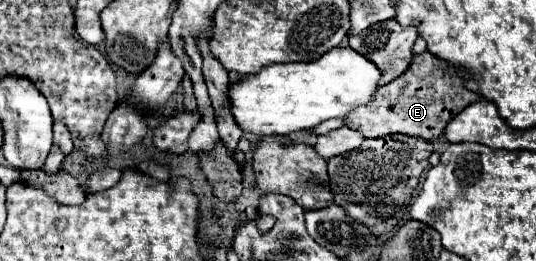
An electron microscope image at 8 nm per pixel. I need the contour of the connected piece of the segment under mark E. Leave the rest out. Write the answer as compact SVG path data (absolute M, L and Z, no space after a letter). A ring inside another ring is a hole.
M423 52L413 56L409 68L399 78L379 88L379 96L375 96L375 102L371 106L361 106L347 114L345 124L353 130L359 130L367 138L381 138L401 132L435 142L443 136L445 126L451 122L453 116L479 100L481 96L467 88L465 80L453 66L447 66L437 56ZM375 104L379 108L375 108Z

